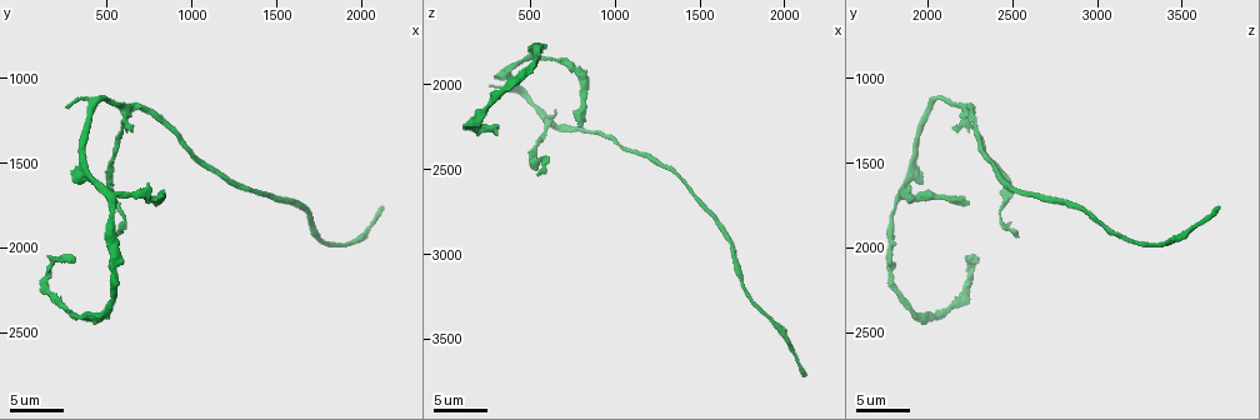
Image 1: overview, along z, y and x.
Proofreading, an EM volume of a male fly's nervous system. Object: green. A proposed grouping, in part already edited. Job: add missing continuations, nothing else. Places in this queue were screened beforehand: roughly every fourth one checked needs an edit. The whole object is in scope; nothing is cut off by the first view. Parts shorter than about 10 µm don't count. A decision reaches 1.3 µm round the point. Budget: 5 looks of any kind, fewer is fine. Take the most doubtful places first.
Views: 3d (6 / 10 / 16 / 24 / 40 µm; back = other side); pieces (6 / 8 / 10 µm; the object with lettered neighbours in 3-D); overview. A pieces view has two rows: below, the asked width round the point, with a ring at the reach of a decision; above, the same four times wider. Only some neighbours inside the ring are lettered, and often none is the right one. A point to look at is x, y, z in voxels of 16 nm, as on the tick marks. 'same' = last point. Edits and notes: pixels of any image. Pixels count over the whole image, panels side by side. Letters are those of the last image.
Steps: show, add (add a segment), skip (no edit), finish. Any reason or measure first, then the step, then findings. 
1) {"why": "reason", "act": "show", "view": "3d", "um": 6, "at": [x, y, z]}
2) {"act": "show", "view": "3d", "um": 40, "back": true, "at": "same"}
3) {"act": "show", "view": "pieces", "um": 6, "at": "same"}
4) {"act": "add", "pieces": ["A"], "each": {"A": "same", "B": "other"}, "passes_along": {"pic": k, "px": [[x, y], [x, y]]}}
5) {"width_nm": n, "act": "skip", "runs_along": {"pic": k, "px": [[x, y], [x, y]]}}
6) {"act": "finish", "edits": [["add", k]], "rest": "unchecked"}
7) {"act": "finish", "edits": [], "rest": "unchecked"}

{"why": "free end", "act": "show", "view": "pieces", "um": 10, "at": [2100, 1780, 3700]}

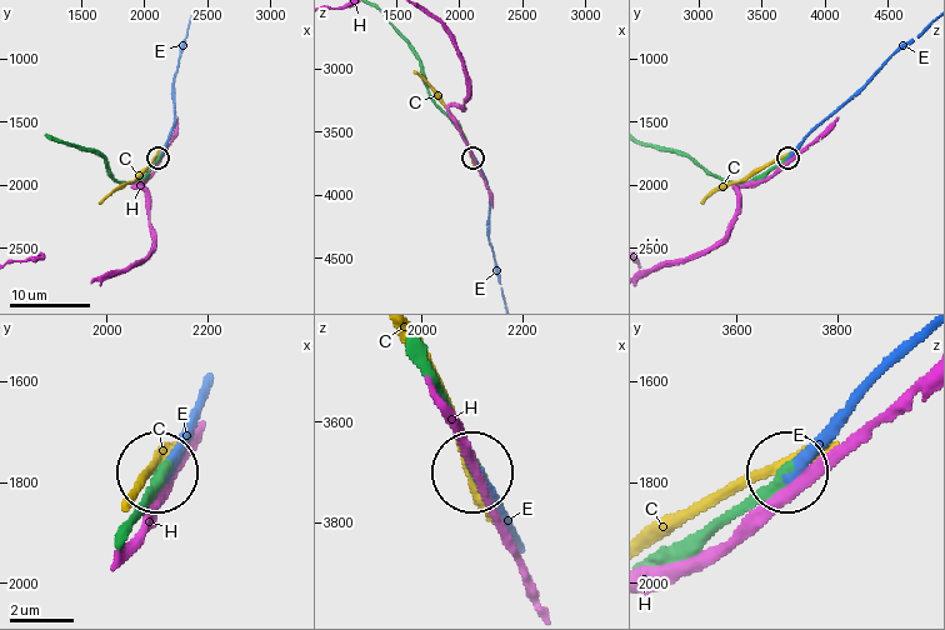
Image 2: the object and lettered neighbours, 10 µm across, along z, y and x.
{"width_nm": 340, "act": "add", "pieces": ["E"], "each": {"C": "other", "E": "same", "H": "other"}, "passes_along": {"pic": 2, "px": [[701, 530], [771, 493], [918, 348]]}, "found": "it goes on there"}

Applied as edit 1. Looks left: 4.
{"why": "thin end", "act": "show", "view": "pieces", "um": 10, "at": [260, 1160, 2000]}

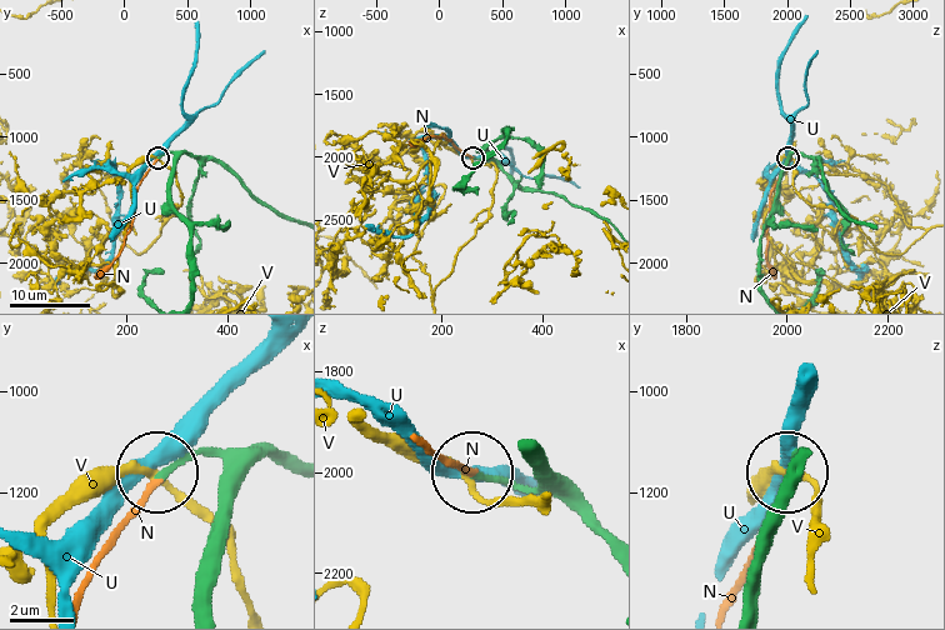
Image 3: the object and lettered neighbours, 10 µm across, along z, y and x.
{"act": "add", "pieces": ["N"], "each": {"N": "same", "U": "other", "V": "other"}, "found": "it goes on there"}

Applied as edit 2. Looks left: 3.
{"act": "show", "view": "3d", "um": 6, "at": [320, 2080, 2260]}

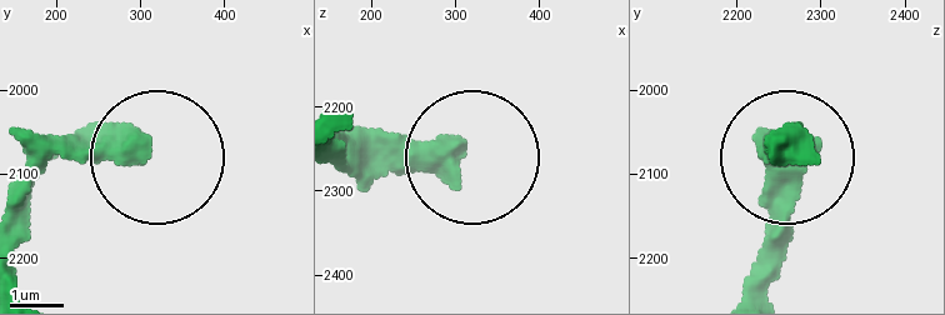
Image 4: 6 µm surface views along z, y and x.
{"act": "show", "view": "pieces", "um": 10, "at": [305, 2065, 2255]}

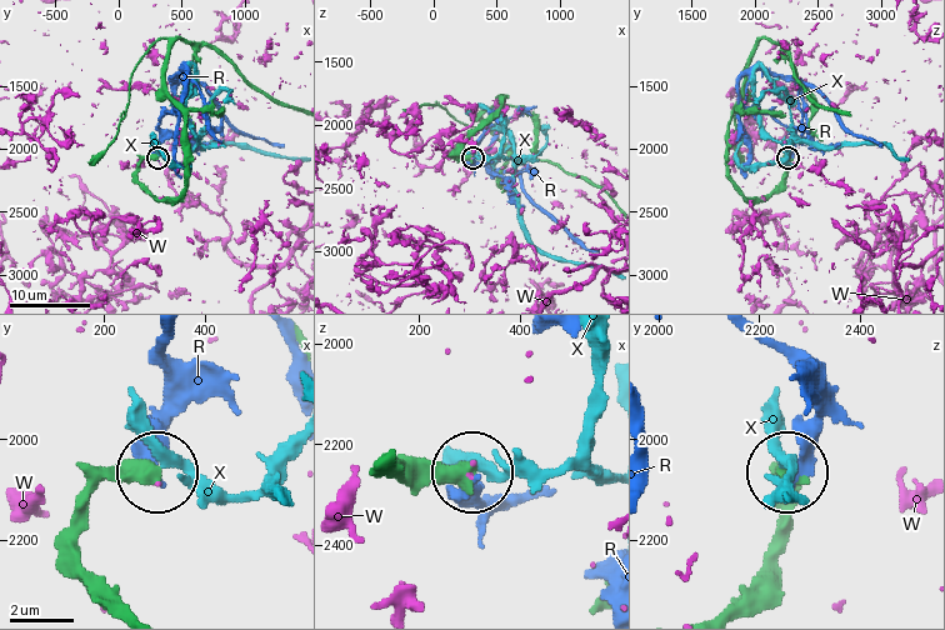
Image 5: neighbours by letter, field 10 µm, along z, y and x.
{"act": "skip", "each": {"R": "other", "W": "other", "X": "other"}, "found": "no lettered segment goes on from it"}

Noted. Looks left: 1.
{"act": "finish", "edits": [["add", 2], ["add", 3]], "rest": "unchecked"}

